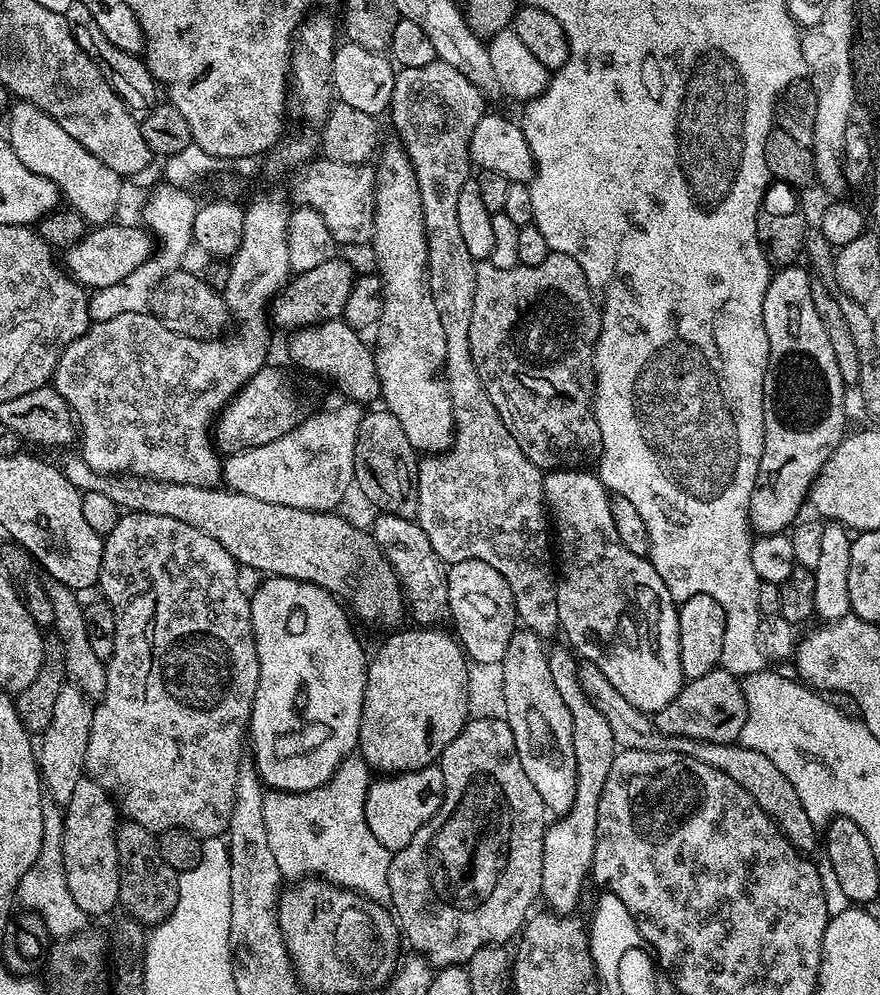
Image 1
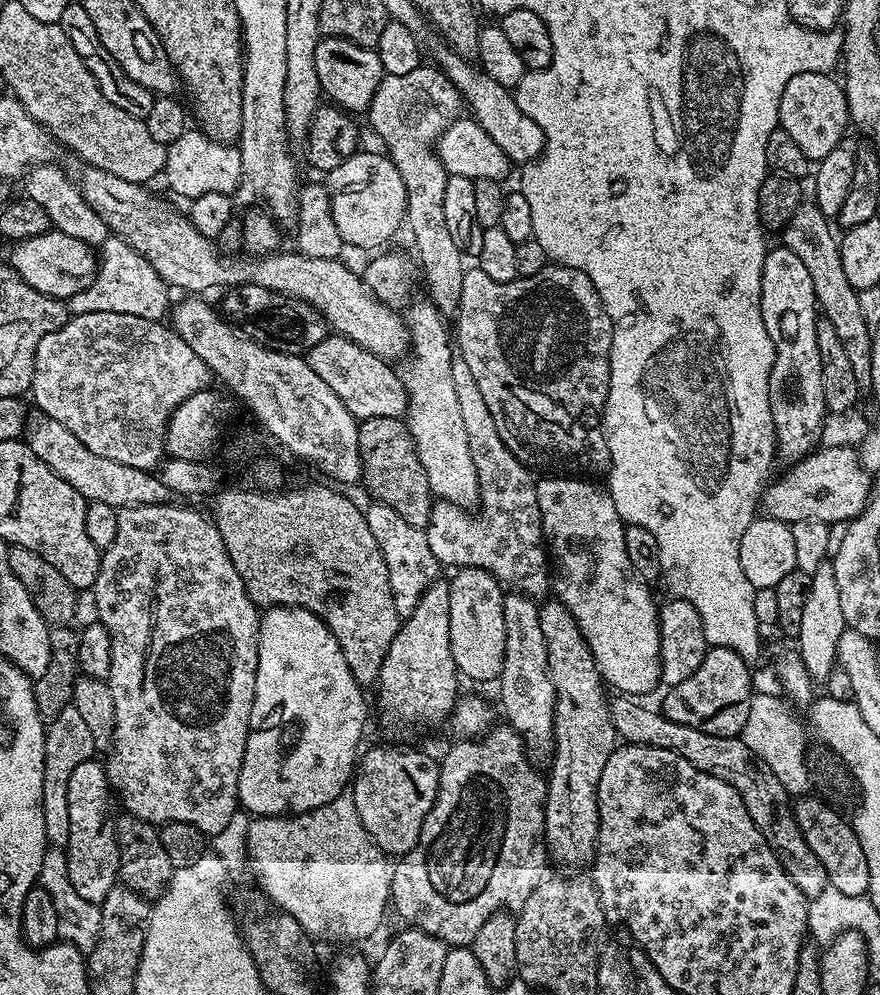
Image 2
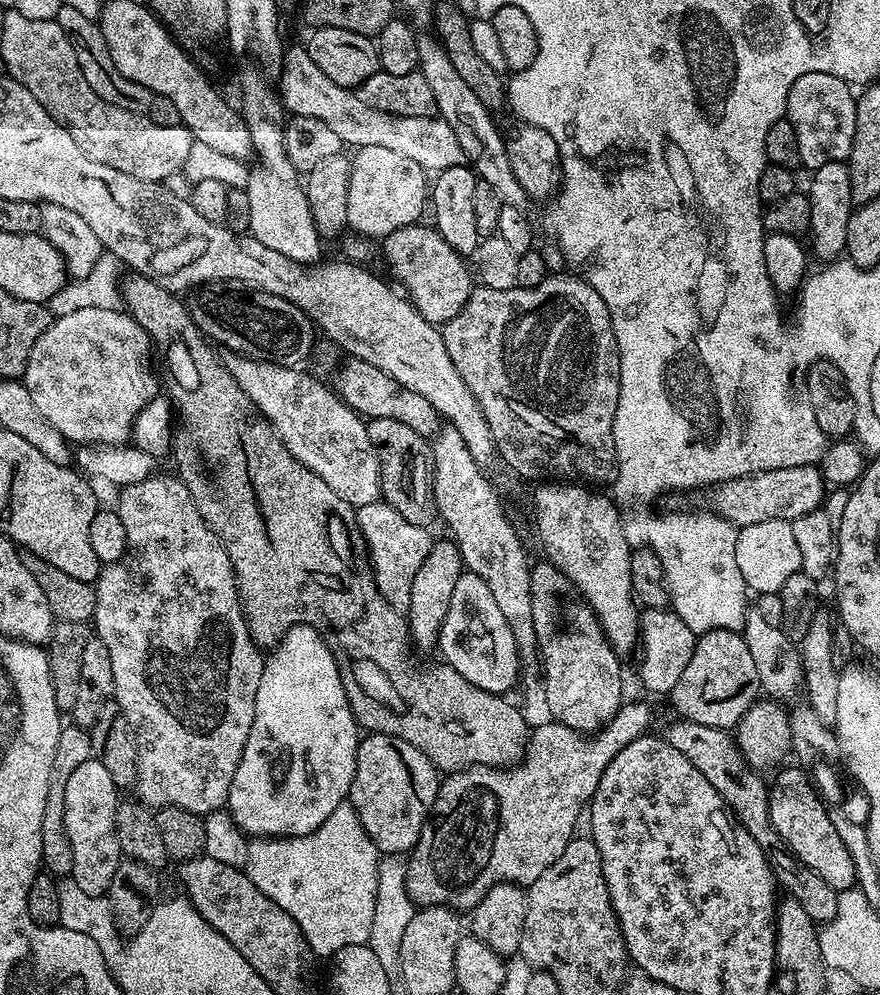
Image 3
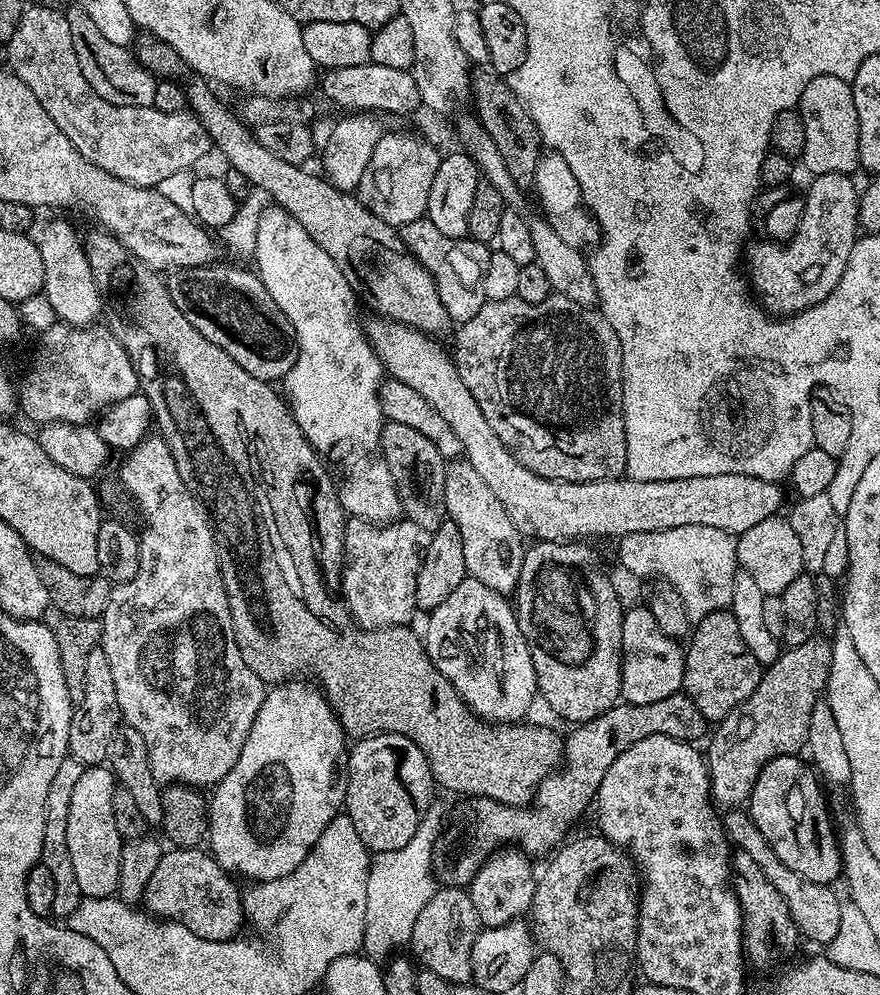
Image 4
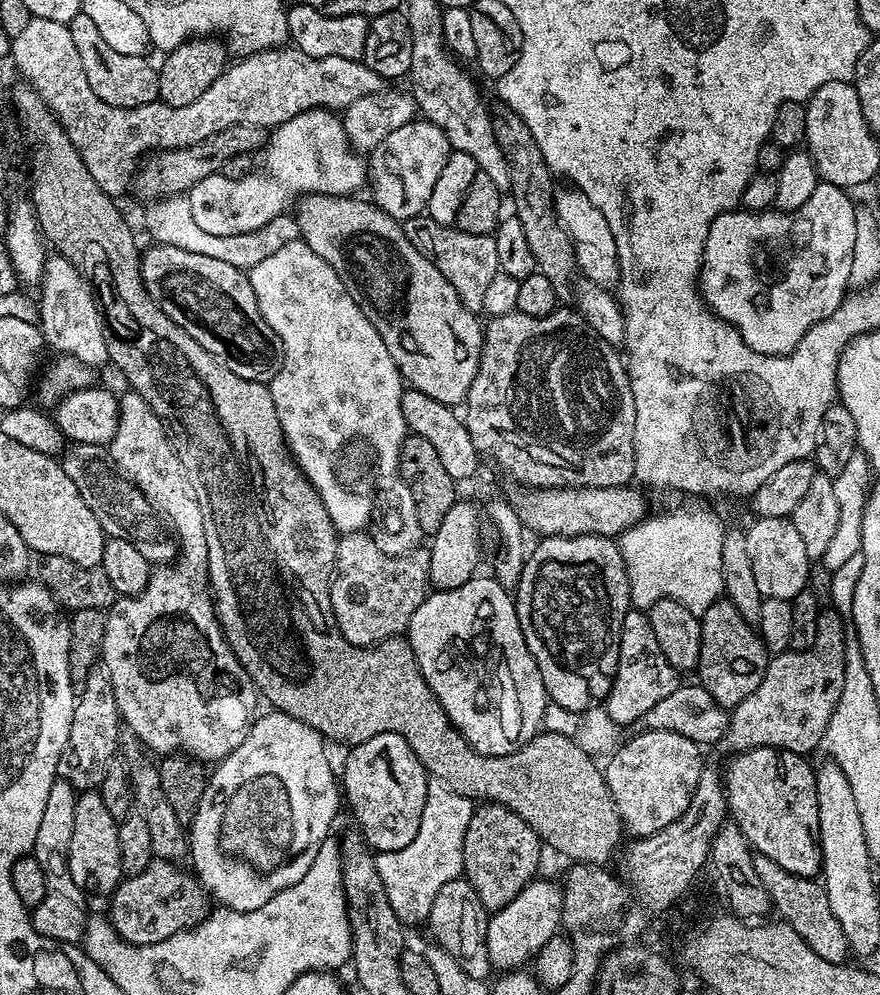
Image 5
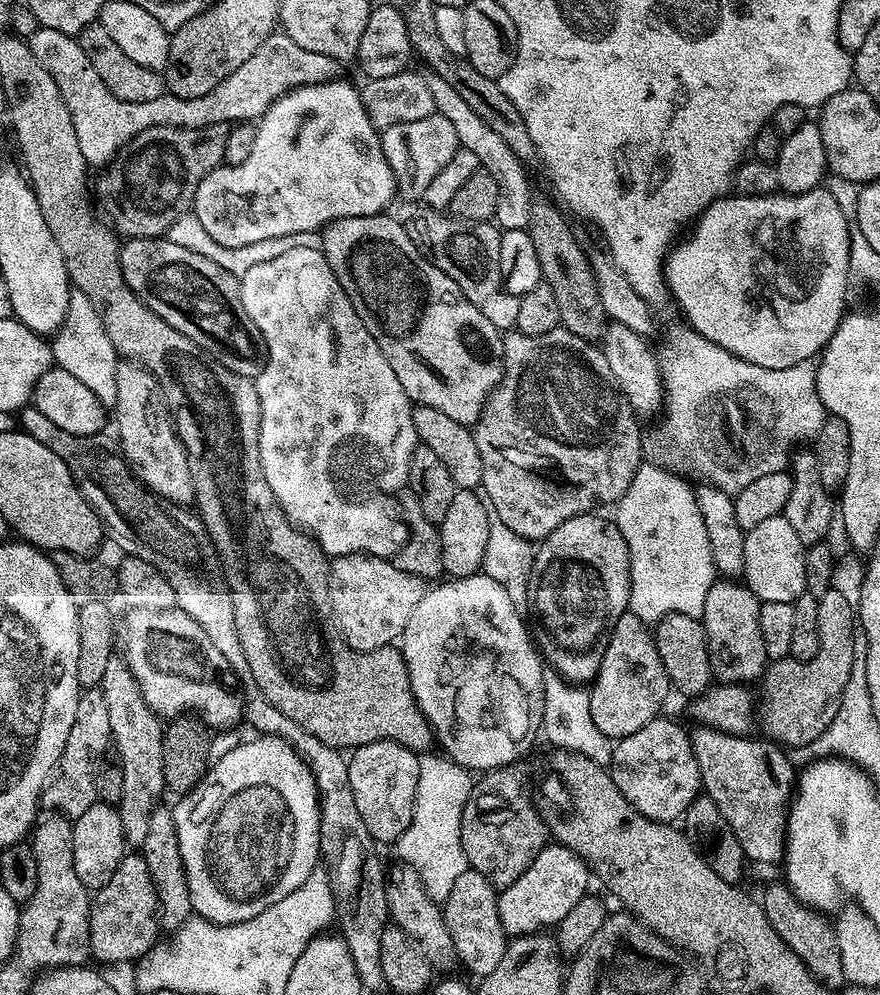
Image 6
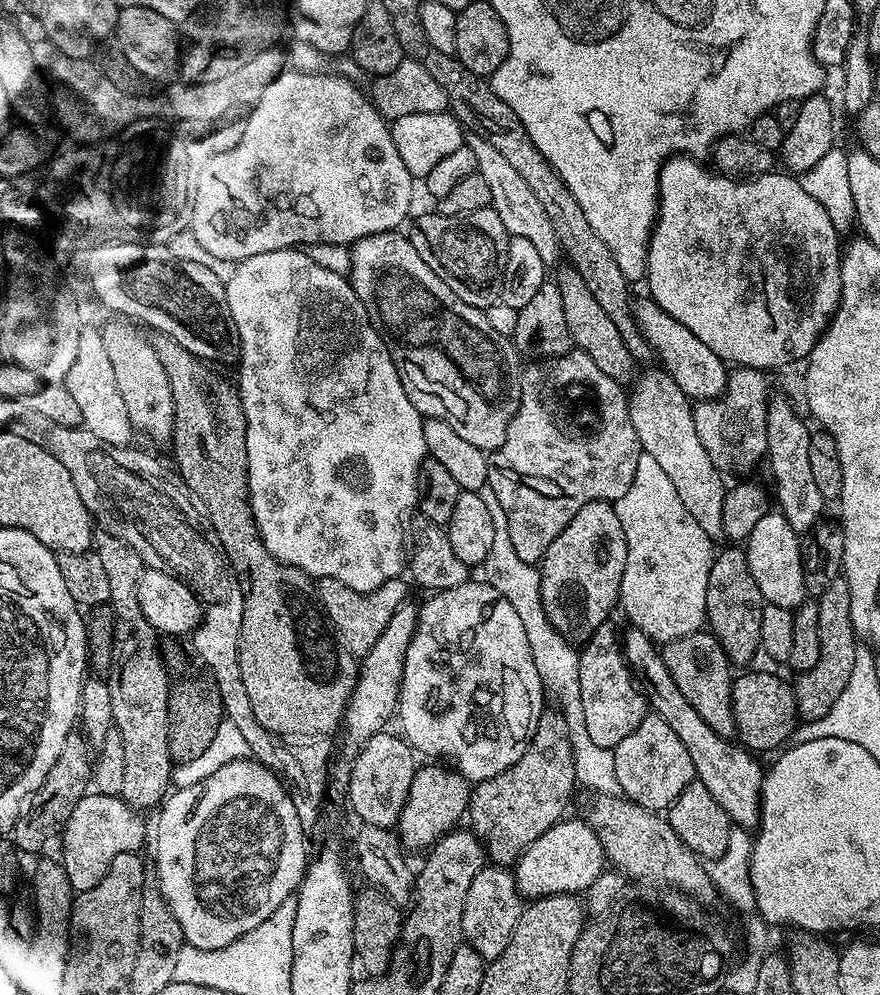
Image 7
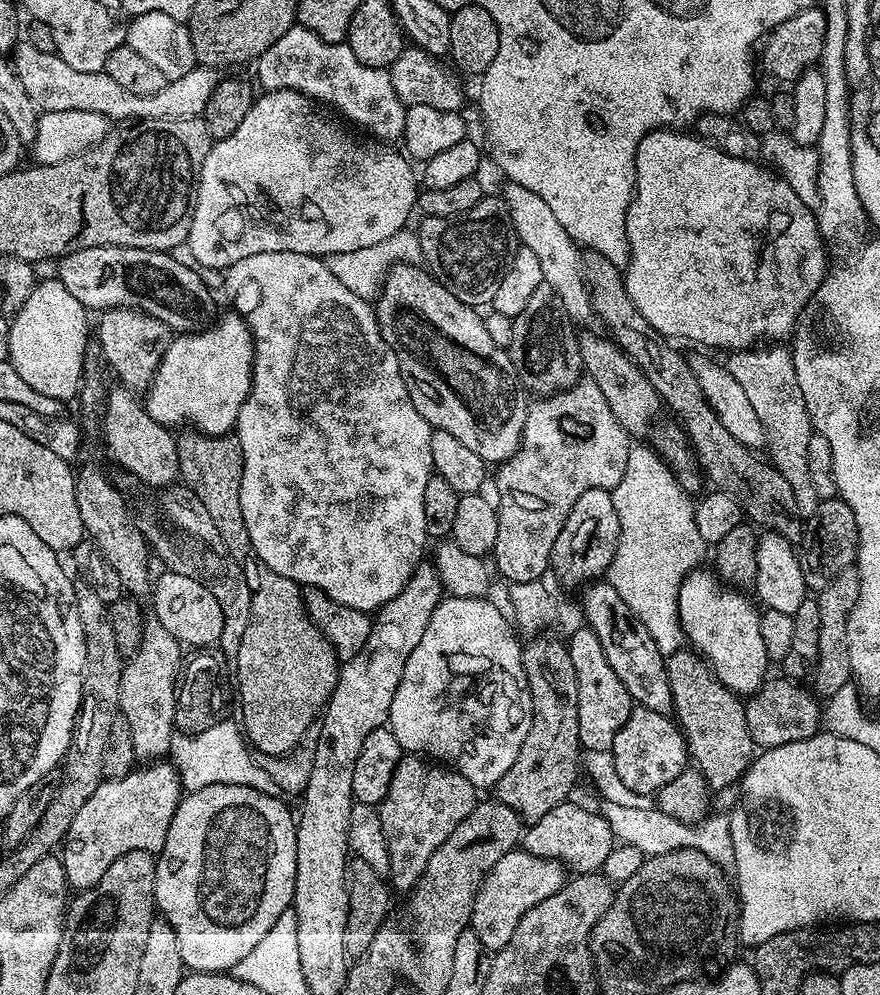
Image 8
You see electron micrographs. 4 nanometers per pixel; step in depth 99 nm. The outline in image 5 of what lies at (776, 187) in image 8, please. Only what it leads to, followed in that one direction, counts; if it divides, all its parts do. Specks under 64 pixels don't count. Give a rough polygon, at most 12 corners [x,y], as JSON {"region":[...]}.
{"region":[[822,182],[714,218],[700,295],[787,356],[851,285],[857,205]]}

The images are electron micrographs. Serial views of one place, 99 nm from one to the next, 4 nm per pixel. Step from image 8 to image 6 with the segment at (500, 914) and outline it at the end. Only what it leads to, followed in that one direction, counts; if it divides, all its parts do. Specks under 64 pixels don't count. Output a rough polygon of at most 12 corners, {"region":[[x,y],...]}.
{"region":[[460,874],[442,903],[453,953],[476,978],[502,962],[509,937],[498,892]]}

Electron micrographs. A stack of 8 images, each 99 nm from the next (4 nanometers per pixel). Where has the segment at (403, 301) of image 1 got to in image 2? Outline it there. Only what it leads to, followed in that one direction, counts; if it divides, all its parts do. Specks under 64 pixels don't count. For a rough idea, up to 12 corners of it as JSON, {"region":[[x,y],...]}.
{"region":[[431,299],[406,308],[406,423],[433,497],[480,487],[454,390],[454,340]]}

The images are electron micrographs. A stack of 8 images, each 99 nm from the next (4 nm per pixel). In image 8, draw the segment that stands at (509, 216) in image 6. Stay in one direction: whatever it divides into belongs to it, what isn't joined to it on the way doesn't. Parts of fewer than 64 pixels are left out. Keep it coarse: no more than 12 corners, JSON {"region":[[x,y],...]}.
{"region":[[505,183],[512,229],[573,325],[594,313],[581,245],[526,186]]}

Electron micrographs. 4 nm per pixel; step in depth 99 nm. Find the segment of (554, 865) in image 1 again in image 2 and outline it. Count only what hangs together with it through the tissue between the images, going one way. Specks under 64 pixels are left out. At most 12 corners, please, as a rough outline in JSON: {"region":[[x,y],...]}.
{"region":[[540,604],[556,691],[544,840],[584,864],[618,746],[609,693],[570,610]]}

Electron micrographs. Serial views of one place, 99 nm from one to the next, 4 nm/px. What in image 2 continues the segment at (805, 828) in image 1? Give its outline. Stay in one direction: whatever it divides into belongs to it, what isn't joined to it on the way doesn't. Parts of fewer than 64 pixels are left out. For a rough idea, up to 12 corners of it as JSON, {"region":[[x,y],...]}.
{"region":[[613,695],[623,743],[665,748],[734,786],[754,826],[809,898],[826,866],[790,795],[740,736],[670,722]]}

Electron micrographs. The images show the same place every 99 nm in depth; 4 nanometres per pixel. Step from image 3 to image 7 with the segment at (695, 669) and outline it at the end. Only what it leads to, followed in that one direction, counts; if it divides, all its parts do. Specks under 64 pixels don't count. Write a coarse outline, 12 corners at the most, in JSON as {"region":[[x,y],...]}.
{"region":[[715,553],[706,624],[733,666],[760,652],[765,602],[748,553]]}

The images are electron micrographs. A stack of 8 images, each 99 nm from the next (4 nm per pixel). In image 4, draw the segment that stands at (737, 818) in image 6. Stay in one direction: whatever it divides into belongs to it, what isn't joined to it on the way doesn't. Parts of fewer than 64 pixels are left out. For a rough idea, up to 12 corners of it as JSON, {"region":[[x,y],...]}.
{"region":[[799,755],[765,764],[746,811],[794,874],[844,870],[825,789]]}

